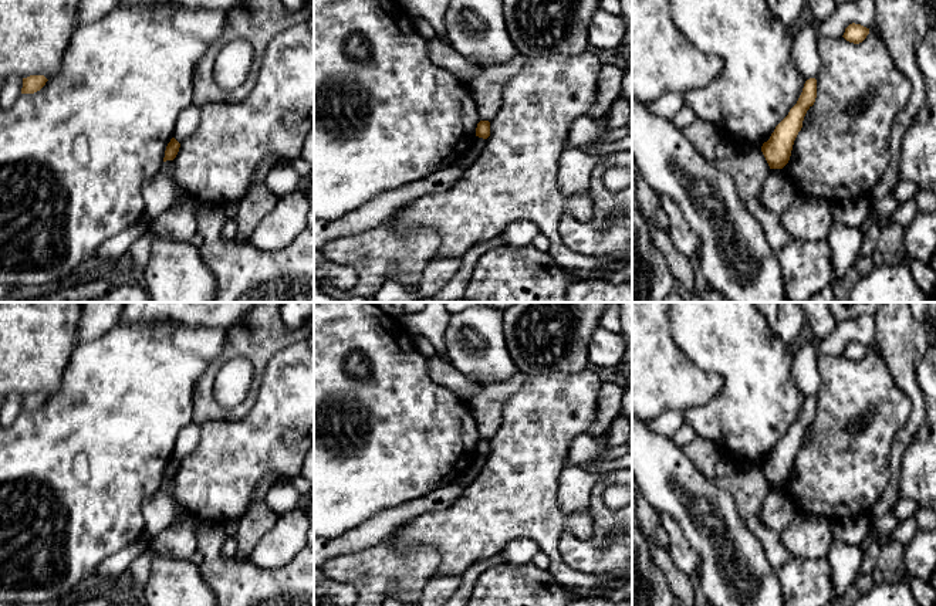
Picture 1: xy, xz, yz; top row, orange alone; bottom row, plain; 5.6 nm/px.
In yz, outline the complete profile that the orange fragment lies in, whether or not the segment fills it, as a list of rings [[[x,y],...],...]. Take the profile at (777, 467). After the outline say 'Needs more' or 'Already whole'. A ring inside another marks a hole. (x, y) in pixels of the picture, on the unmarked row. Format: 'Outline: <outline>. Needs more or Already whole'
Outline: [[[817,397],[805,399],[797,422],[788,433],[776,444],[770,457],[763,461],[761,470],[770,487],[783,487],[791,474],[794,458],[802,446],[807,429],[814,423],[817,416]]]. Already whole

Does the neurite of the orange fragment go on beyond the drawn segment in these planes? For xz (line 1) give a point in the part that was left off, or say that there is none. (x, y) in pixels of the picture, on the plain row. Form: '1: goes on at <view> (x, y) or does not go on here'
1: does not go on here

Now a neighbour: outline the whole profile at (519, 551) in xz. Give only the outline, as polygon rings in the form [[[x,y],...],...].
[[[514,538],[506,544],[501,551],[504,563],[526,565],[530,563],[533,556],[540,551],[538,545],[530,538]]]

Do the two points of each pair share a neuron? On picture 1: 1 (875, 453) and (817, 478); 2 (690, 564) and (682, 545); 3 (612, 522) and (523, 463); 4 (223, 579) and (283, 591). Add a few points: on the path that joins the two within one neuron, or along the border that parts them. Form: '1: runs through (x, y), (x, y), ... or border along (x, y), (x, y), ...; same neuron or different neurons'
1: runs through (861, 453), (831, 477); same neuron
2: runs through (686, 559), (682, 549); same neuron
3: border along (594, 517), (594, 531), (585, 540), (563, 530); different neurons
4: runs through (237, 584), (245, 591), (269, 591); same neuron

